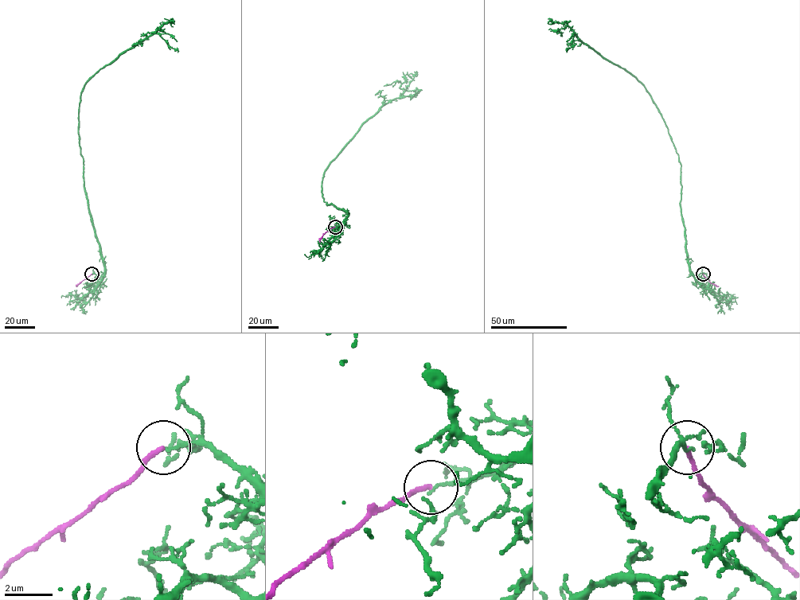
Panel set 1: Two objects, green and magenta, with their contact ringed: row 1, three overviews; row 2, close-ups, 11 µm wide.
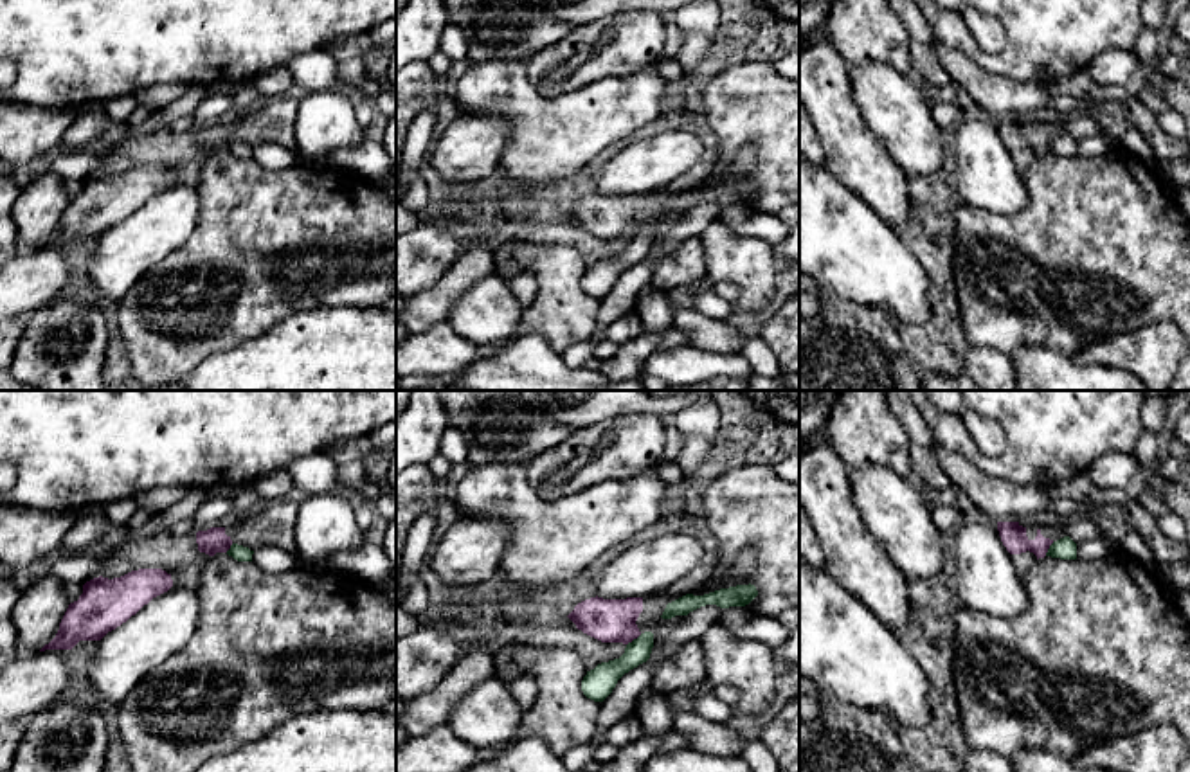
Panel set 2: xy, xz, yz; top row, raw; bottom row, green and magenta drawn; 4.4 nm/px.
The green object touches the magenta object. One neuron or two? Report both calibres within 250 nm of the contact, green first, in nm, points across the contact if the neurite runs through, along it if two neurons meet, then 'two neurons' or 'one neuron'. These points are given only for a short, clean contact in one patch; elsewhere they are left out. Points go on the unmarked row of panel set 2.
140/190 nm | along xz (641, 231), (627, 242) | two neurons

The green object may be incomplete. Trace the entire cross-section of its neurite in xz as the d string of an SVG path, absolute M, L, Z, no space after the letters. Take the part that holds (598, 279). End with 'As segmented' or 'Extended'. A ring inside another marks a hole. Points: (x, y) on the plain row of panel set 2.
M641 230L627 241L625 250L619 256L601 259L594 266L587 268L581 277L583 292L594 299L603 299L625 270L650 256L652 245L654 230Z. As segmented

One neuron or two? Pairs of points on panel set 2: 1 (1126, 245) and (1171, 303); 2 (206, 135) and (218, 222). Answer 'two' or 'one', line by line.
1: one
2: two

